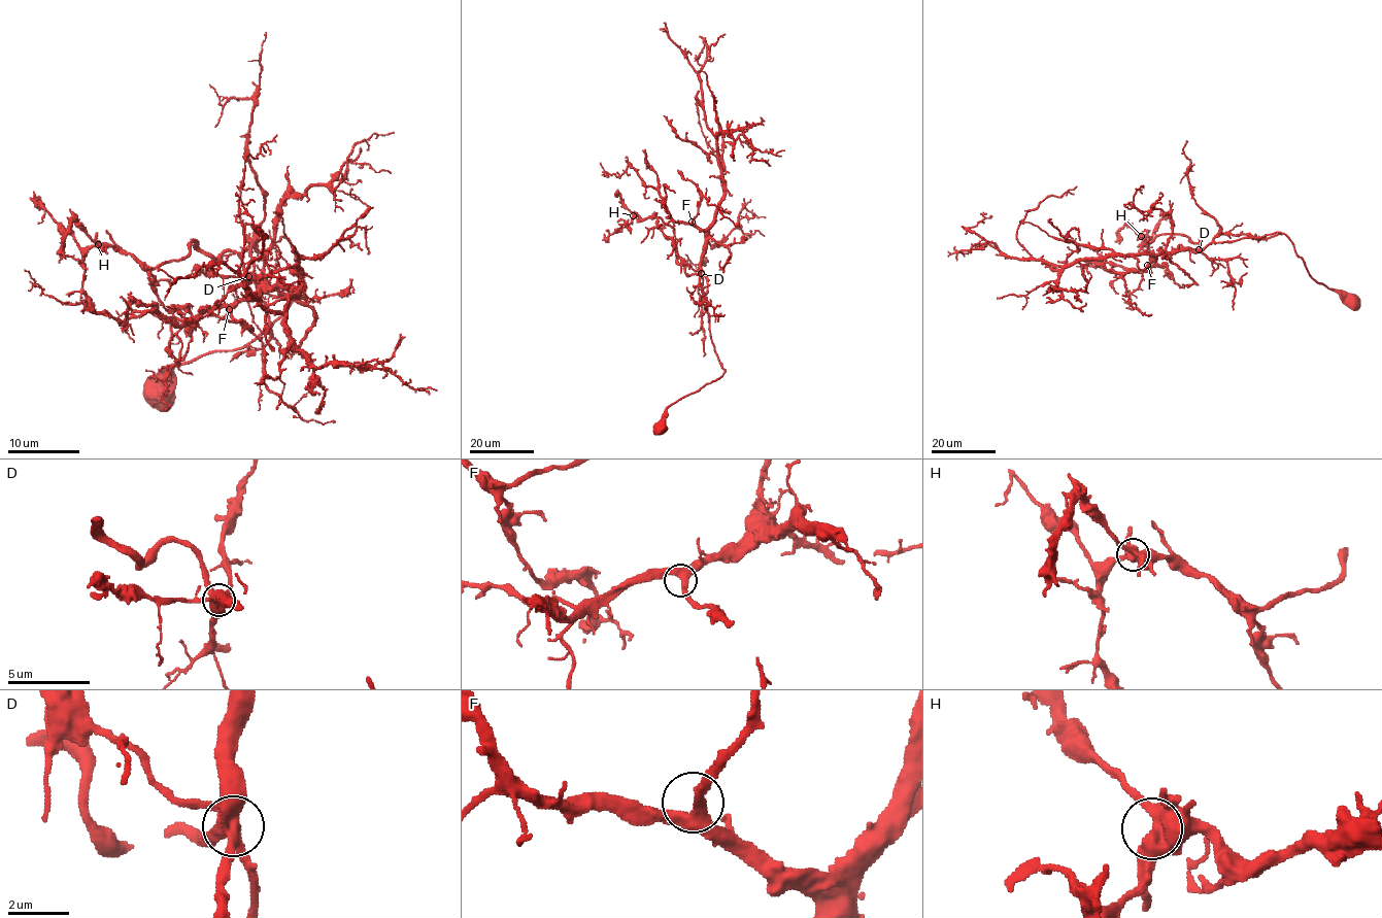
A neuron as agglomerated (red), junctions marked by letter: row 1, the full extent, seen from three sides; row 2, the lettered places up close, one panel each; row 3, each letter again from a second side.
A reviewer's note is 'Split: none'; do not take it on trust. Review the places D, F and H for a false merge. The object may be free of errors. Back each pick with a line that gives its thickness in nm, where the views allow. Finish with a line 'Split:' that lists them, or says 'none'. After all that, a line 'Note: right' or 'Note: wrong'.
Split: none
Note: right

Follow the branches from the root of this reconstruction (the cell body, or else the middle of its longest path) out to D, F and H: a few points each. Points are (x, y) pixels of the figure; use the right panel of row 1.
D: (1353, 301), (1317, 282), (1309, 274), (1292, 242), (1281, 232), (1209, 243), (1199, 250)
F: (1353, 301), (1317, 282), (1309, 274), (1292, 242), (1281, 232), (1209, 243), (1198, 250), (1160, 252), (1147, 265)
H: (1353, 301), (1317, 282), (1281, 232), (1202, 249), (1201, 239), (1161, 234), (1143, 246), (1141, 236)

